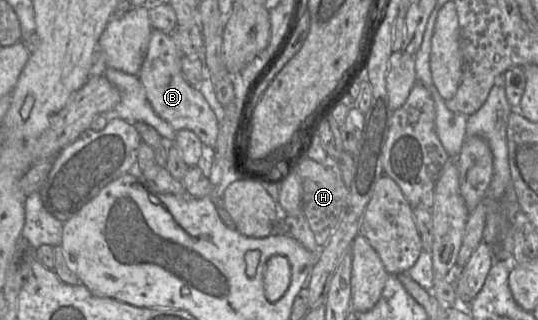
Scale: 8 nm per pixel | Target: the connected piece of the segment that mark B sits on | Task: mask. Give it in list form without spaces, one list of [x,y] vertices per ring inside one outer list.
[[[153,29],[138,78],[144,87],[148,102],[160,118],[168,122],[175,131],[193,131],[206,150],[213,150],[219,132],[218,120],[200,90],[185,80],[180,68],[181,57],[182,54],[170,35]]]

